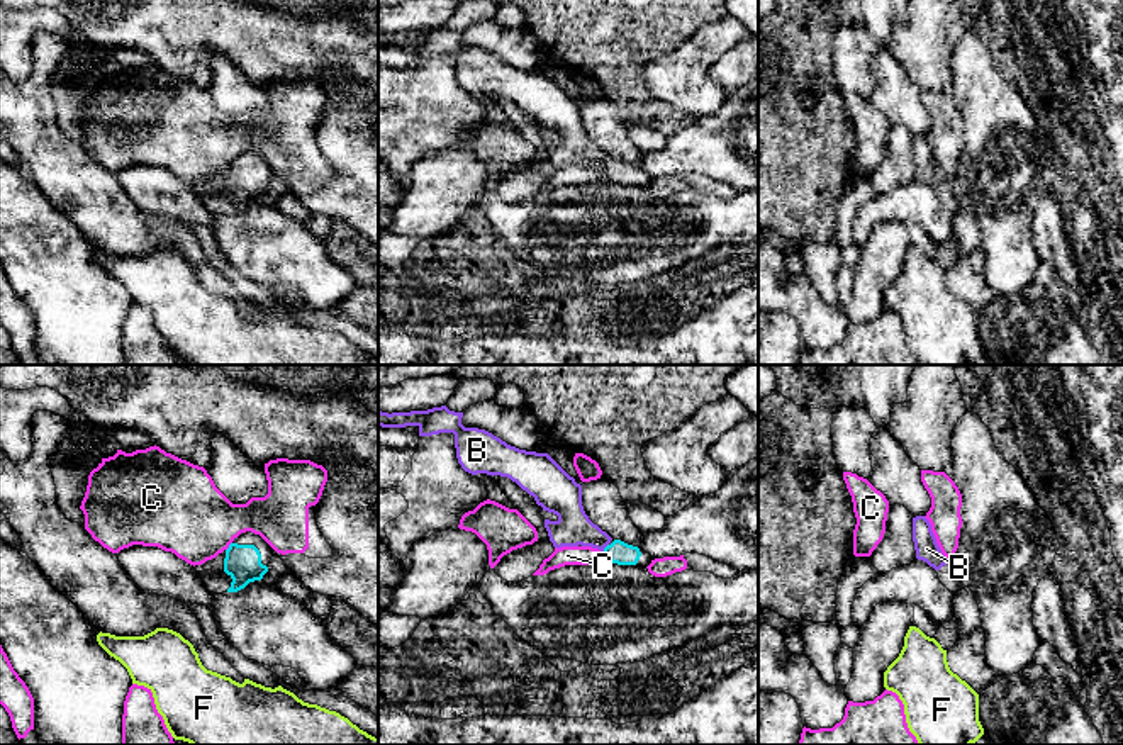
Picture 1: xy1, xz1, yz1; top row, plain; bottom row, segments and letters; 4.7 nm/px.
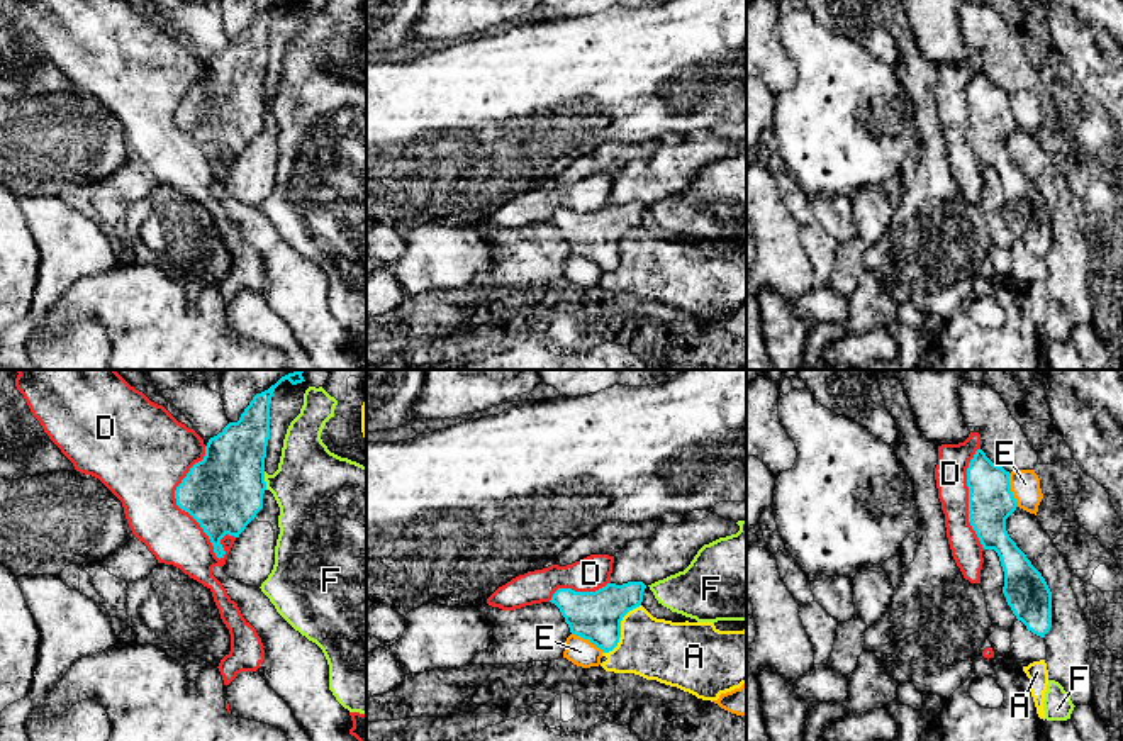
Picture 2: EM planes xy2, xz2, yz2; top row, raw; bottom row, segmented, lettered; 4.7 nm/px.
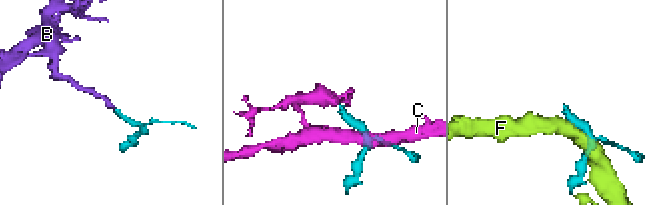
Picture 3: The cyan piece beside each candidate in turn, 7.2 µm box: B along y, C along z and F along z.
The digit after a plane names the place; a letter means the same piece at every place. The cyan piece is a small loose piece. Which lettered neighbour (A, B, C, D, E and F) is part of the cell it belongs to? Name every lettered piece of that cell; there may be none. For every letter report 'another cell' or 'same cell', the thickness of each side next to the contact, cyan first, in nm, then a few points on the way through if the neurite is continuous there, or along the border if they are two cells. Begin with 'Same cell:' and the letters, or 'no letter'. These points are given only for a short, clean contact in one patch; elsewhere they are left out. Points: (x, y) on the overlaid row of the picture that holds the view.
Same cell: B
A: another cell; calibres 240 and 300 nm
B: same cell; calibres 110 and 170 nm; way xz1 (618, 552), (606, 547), (592, 535), (574, 528)
C: another cell; calibres 180 and 380 nm; border xy1 (231, 542), (226, 550)
D: another cell; calibres 360 and 400 nm
E: another cell; calibres 220 and 140 nm; border yz2 (1008, 473), (1011, 495), (1018, 506)
F: another cell; calibres 360 and 380 nm

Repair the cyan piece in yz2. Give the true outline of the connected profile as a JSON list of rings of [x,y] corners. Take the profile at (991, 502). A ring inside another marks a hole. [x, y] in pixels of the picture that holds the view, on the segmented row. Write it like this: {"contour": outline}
{"contour": [[[977,449],[967,468],[969,522],[984,549],[994,549],[1004,571],[1003,593],[1018,621],[1045,638],[1052,627],[1052,592],[1042,573],[1006,531],[1006,519],[1018,502],[1009,471]]]}

